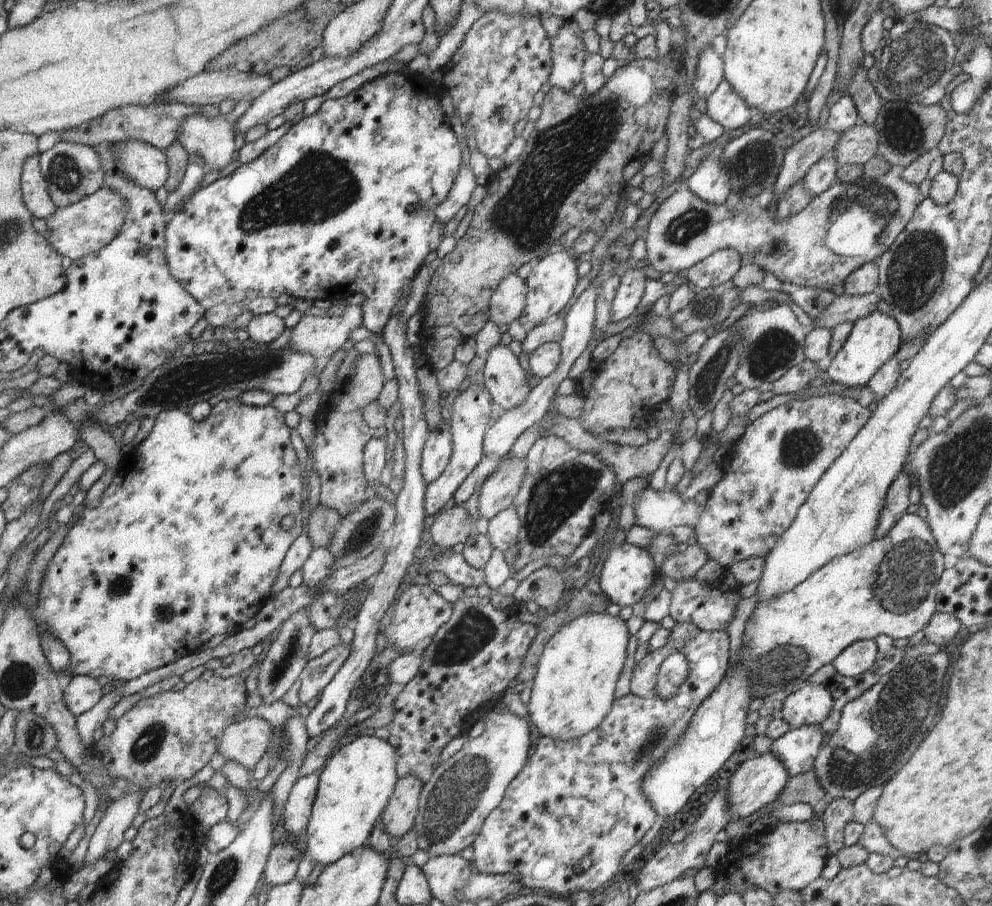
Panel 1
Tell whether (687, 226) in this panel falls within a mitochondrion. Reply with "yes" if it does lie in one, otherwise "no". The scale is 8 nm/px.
yes

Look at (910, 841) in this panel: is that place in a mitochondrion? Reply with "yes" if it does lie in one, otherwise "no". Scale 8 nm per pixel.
no

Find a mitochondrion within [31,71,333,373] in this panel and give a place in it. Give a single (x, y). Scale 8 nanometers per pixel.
(64, 172)

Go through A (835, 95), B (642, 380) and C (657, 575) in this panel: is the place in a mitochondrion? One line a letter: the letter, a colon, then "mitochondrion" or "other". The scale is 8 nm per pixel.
A: other
B: other
C: other

